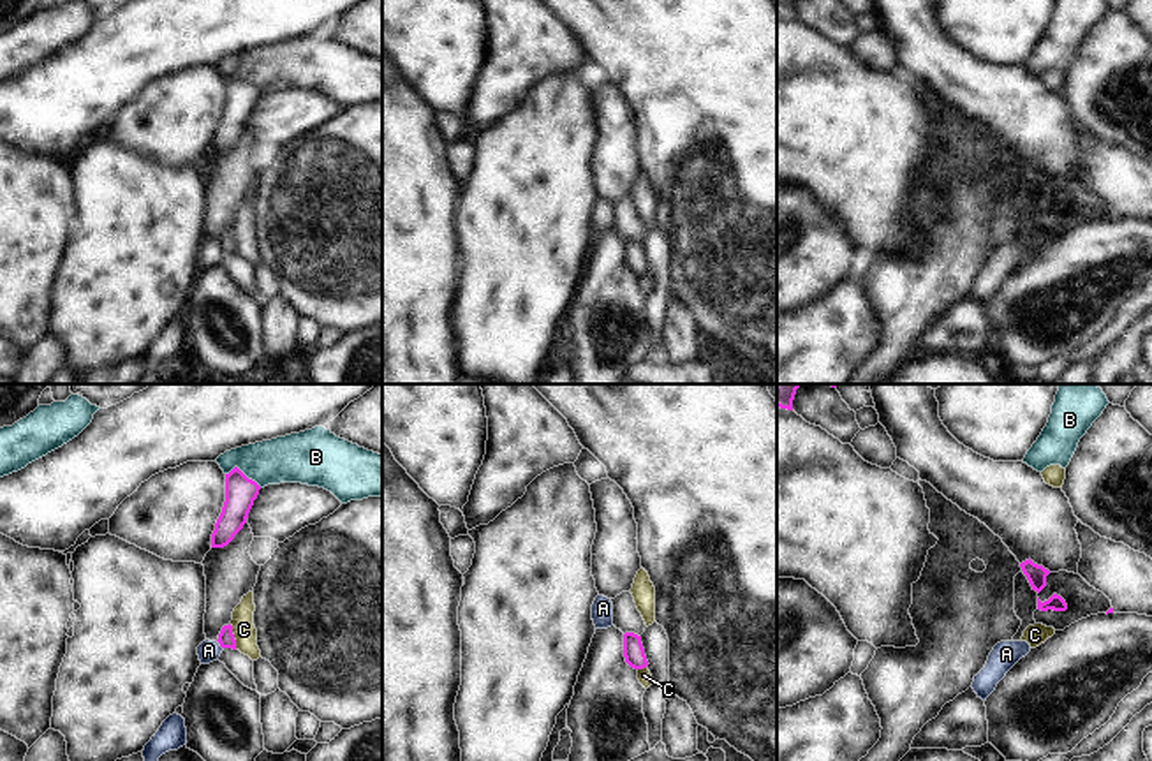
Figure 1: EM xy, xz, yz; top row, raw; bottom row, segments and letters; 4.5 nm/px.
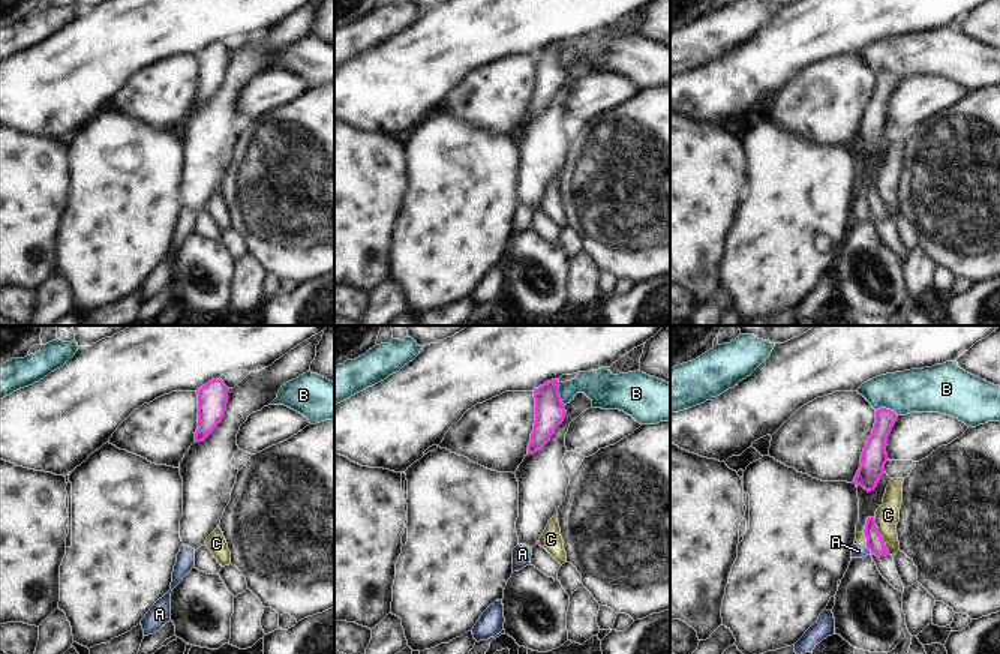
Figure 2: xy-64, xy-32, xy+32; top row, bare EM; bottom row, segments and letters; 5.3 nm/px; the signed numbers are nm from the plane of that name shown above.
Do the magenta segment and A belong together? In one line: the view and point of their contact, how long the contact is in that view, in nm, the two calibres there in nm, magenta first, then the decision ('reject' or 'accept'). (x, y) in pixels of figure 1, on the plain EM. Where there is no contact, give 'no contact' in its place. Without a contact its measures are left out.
contact xy (221, 251); length 50 nm; calibres 80 and 100 nm; reject

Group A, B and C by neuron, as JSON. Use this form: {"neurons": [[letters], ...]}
{"neurons": [["A", "C"], ["B"]]}

